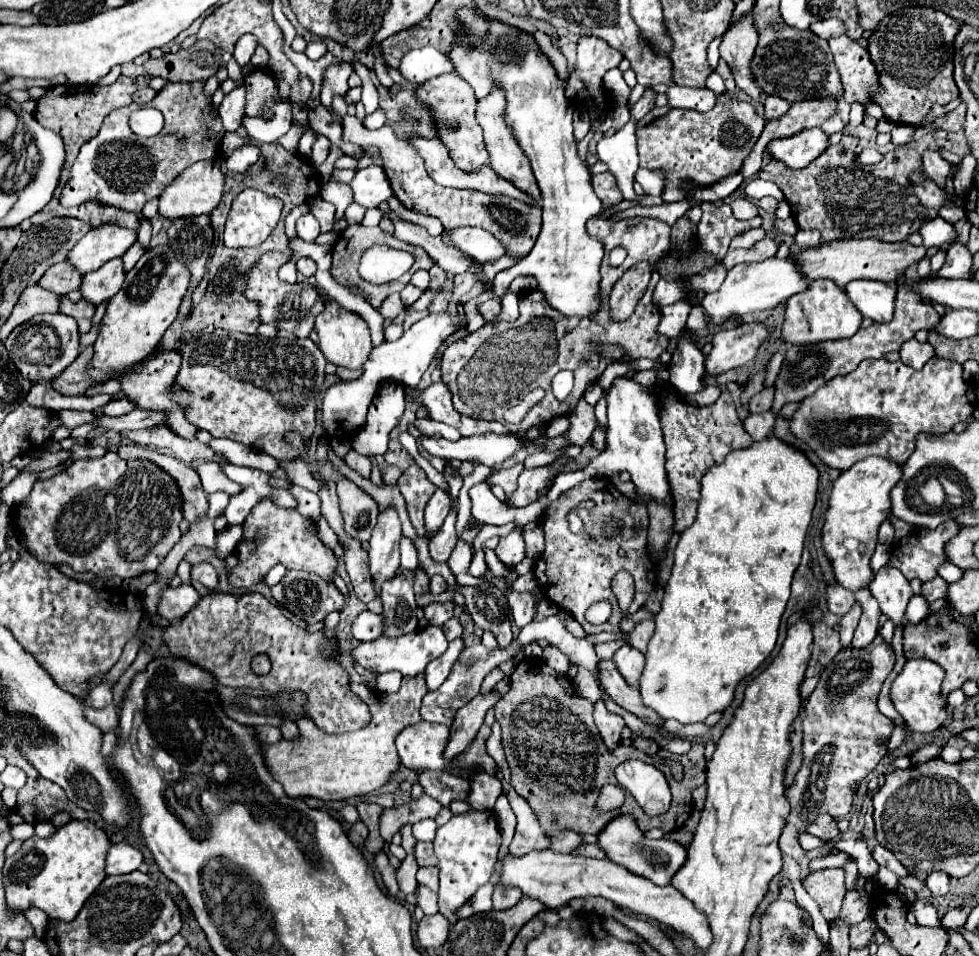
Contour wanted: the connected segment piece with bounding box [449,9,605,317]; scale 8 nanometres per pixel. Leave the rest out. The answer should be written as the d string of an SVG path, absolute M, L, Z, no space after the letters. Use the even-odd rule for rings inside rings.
M475 9L475 11L459 11L459 21L463 21L467 25L467 35L459 37L457 47L449 53L451 61L455 63L455 71L461 79L465 79L473 89L477 99L487 96L493 87L493 81L499 81L501 87L507 87L507 123L515 133L515 139L519 141L519 145L523 147L525 155L531 161L535 179L539 183L541 189L541 205L543 205L543 227L539 233L539 239L535 243L535 247L531 249L531 253L521 259L517 265L513 265L511 269L505 269L501 273L497 273L495 281L493 281L493 291L495 295L503 297L511 285L511 281L517 275L533 275L537 279L537 289L543 291L549 299L549 303L553 307L557 307L563 315L577 315L577 317L589 317L599 309L599 263L603 259L603 243L599 243L599 239L591 237L585 229L585 223L591 217L603 215L603 203L601 199L593 193L591 187L591 177L587 167L581 163L577 149L575 149L575 139L573 139L573 103L565 97L565 83L557 77L553 65L541 57L541 51L535 43L535 39L529 33L517 31L501 21L489 19L485 21L483 15Z

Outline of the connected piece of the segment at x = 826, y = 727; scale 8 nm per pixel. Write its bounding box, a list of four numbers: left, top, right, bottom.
[781,635,895,863]

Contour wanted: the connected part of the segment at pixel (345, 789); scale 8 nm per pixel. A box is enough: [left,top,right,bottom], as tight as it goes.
[265,675,427,799]

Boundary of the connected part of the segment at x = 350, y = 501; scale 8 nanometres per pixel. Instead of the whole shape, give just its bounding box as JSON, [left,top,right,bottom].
[337,479,379,541]

